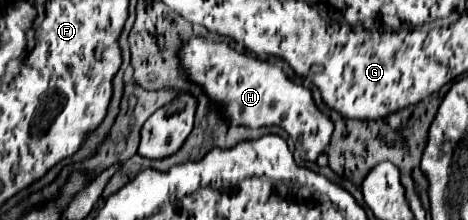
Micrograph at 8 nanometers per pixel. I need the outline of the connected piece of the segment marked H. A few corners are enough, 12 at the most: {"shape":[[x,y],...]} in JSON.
{"shape":[[227,44],[181,48],[231,124],[281,126],[327,164],[333,122],[281,68]]}

